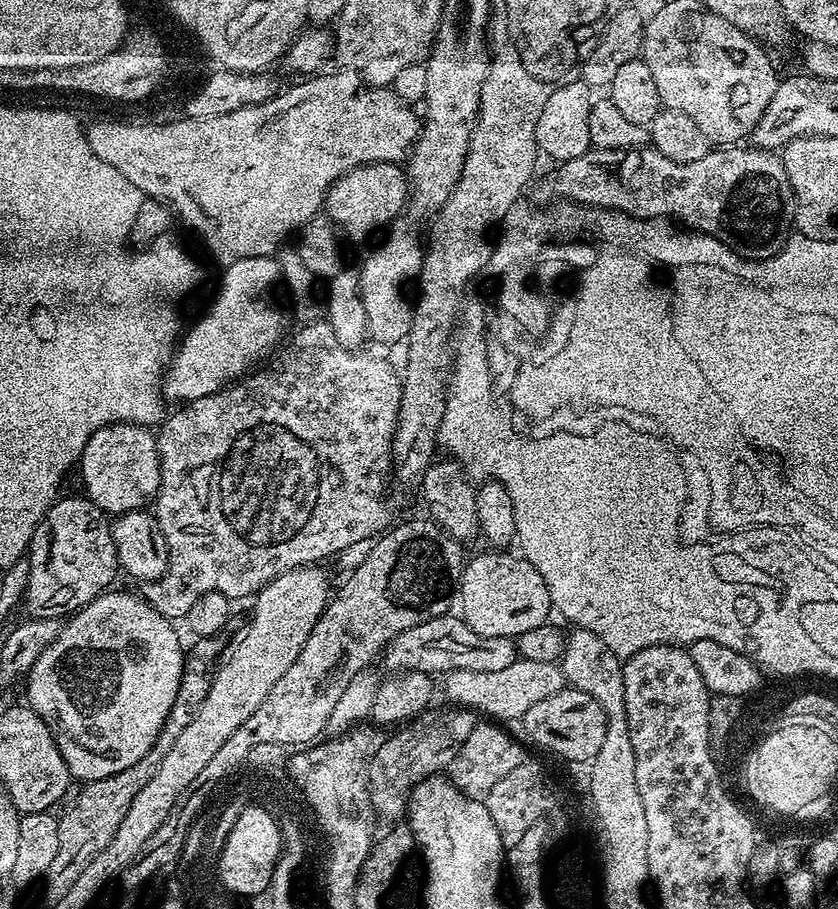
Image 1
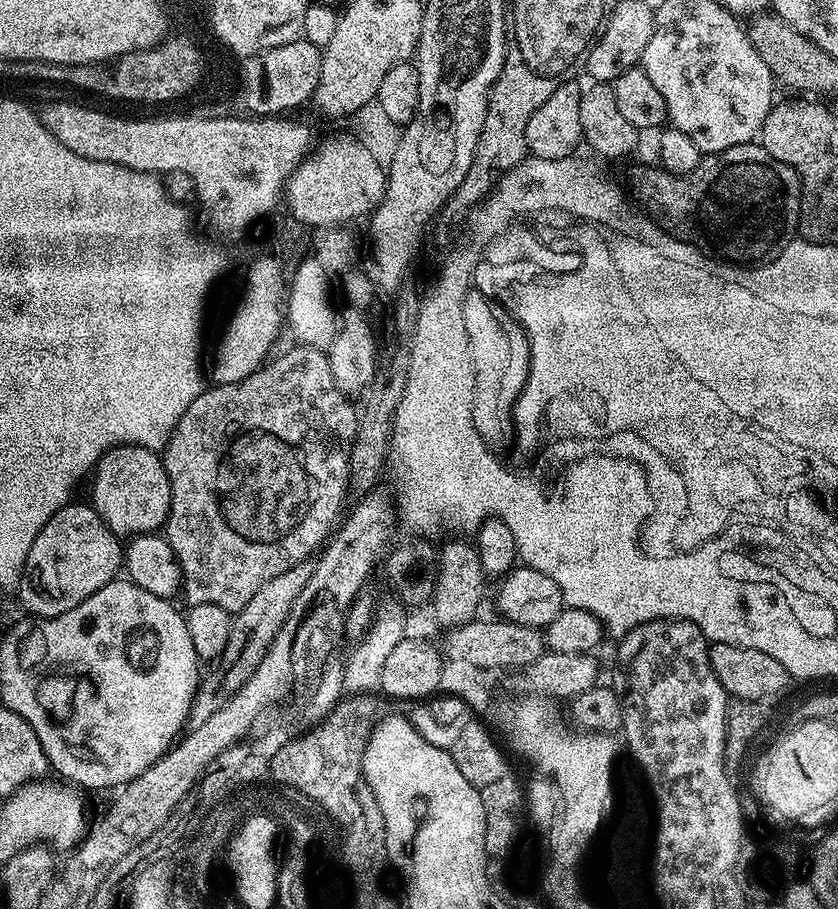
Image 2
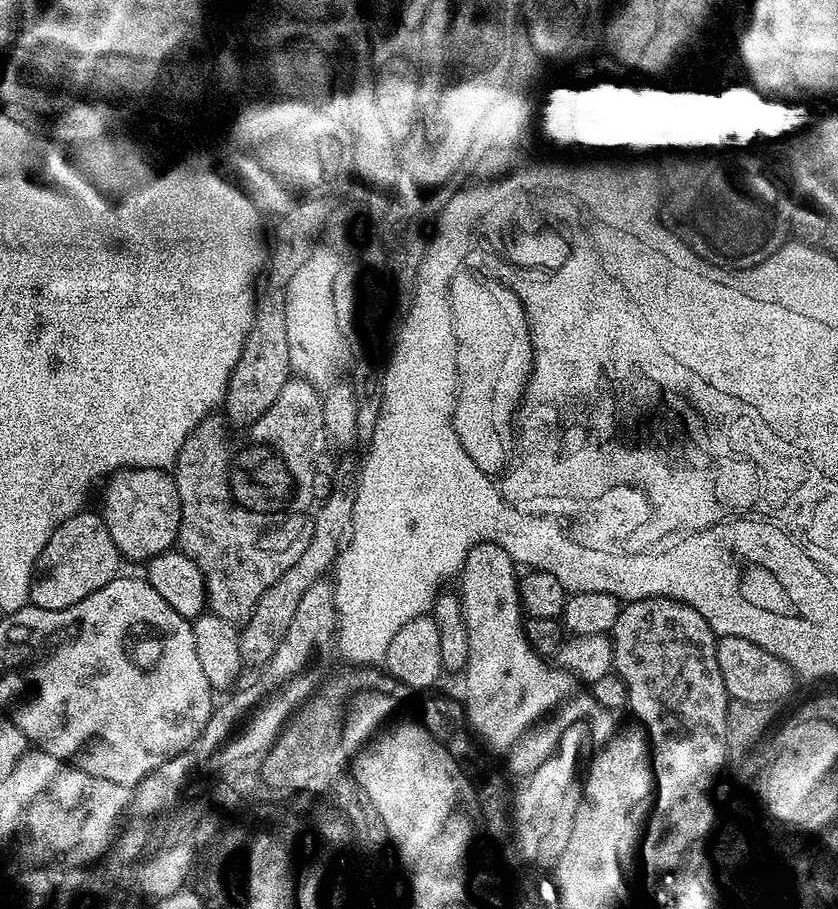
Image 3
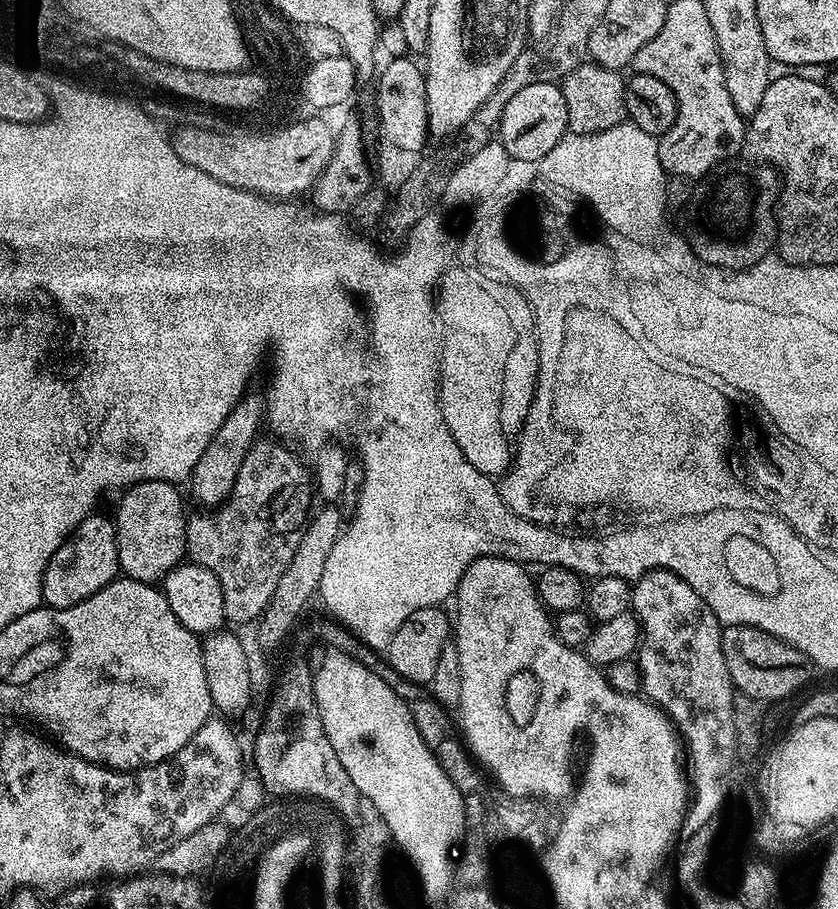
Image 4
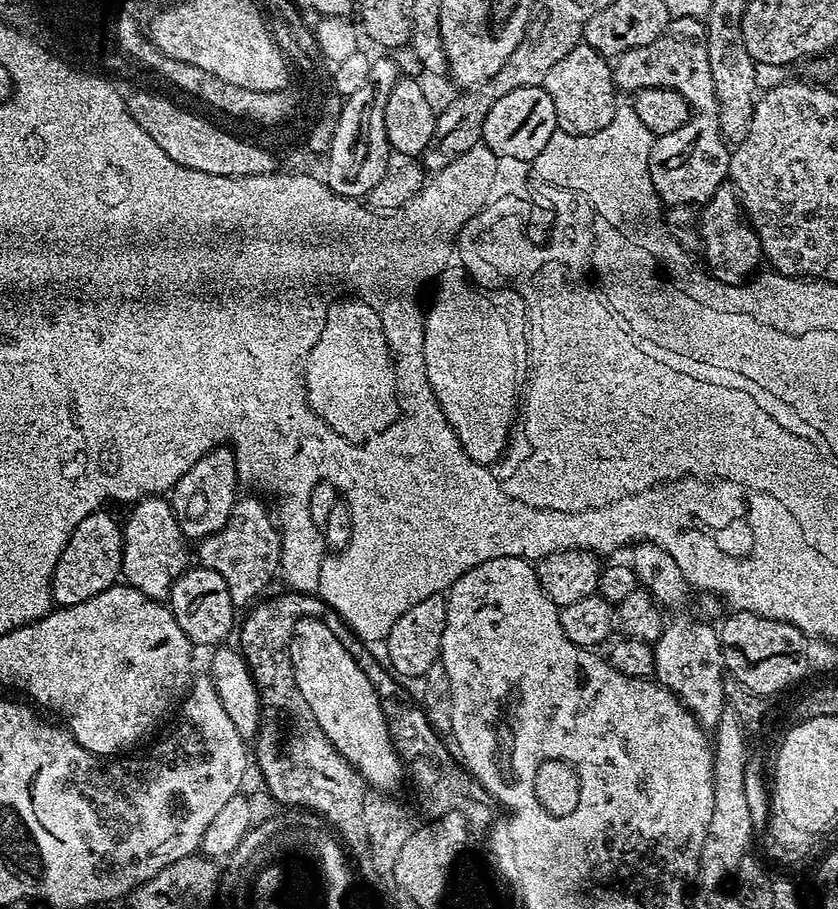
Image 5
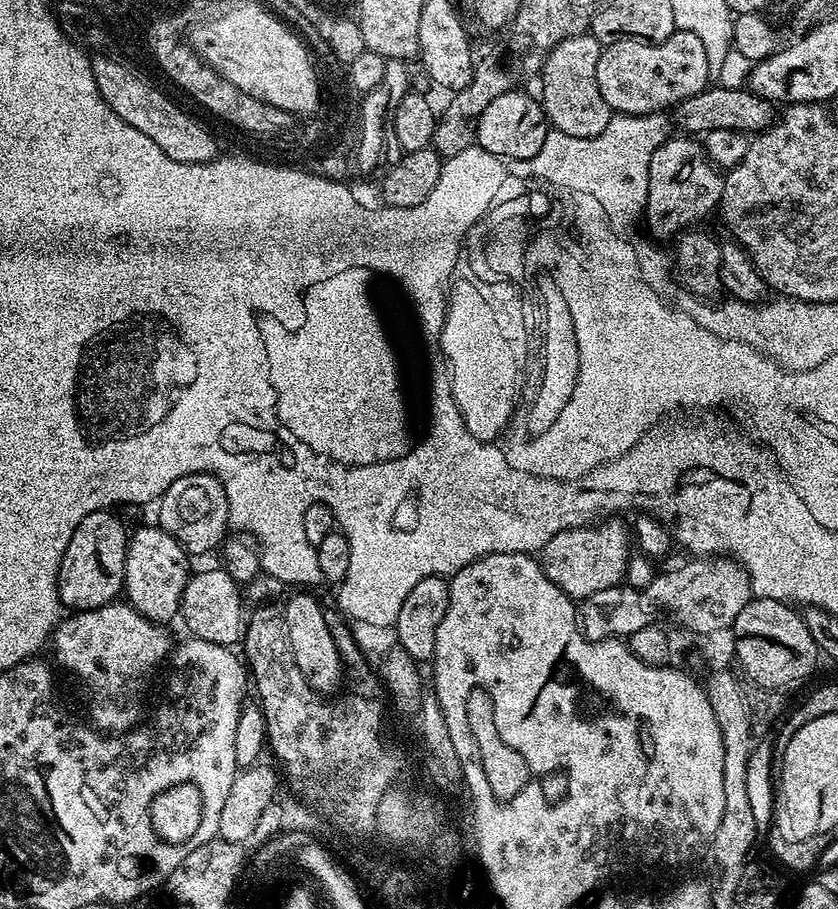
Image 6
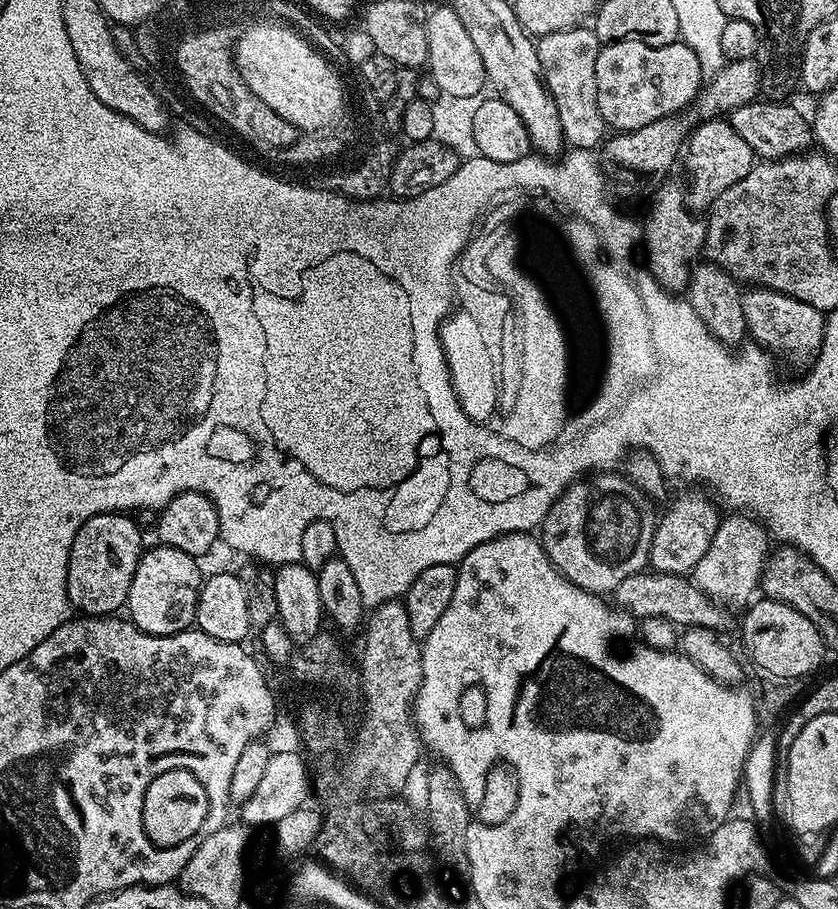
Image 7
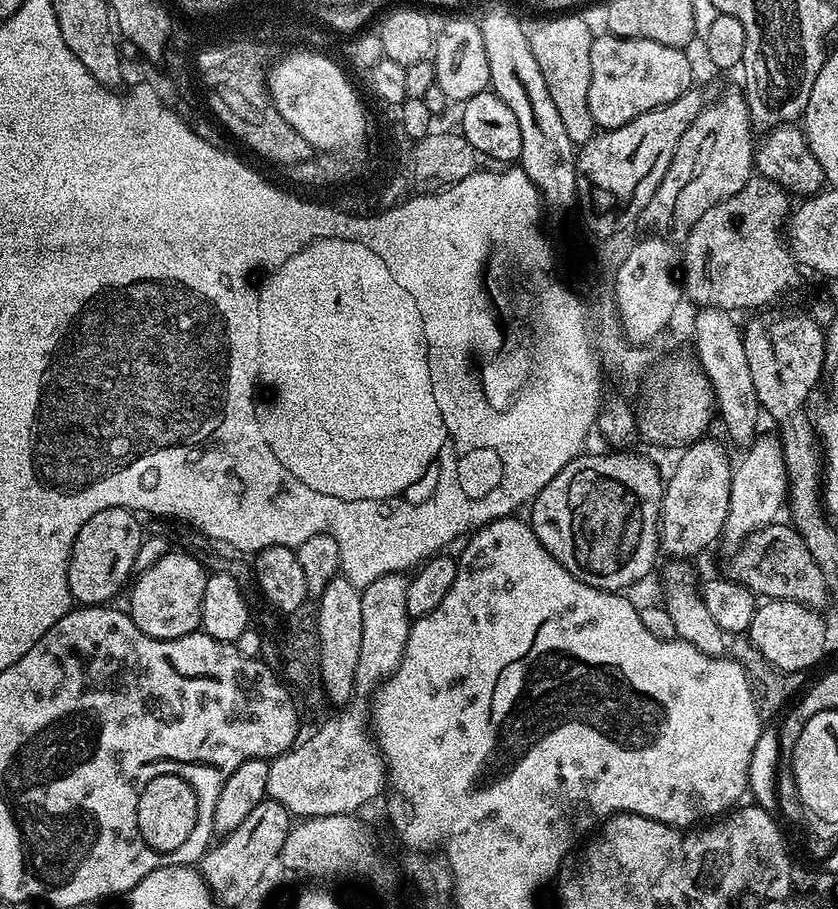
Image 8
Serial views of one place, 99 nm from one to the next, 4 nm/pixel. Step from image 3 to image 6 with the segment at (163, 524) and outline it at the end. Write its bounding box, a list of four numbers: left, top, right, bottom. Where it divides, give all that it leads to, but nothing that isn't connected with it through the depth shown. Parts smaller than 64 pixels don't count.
[123,528,190,622]

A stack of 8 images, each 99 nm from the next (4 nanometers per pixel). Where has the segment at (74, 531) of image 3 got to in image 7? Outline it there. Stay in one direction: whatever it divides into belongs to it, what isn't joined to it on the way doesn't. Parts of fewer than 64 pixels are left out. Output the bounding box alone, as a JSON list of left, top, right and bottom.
[66,512,142,617]

